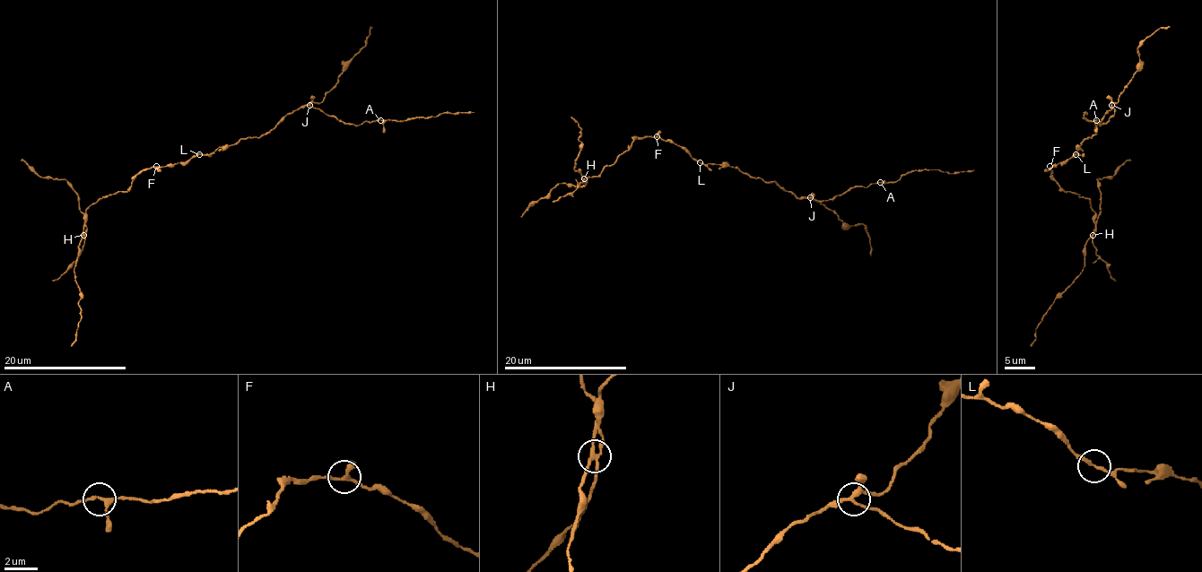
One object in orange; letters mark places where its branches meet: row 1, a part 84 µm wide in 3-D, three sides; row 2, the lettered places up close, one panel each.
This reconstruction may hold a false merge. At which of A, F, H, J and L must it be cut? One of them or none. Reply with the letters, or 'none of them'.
H

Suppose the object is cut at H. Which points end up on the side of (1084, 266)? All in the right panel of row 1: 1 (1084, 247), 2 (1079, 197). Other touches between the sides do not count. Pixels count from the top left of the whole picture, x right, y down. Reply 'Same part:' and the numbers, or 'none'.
Same part: 1

